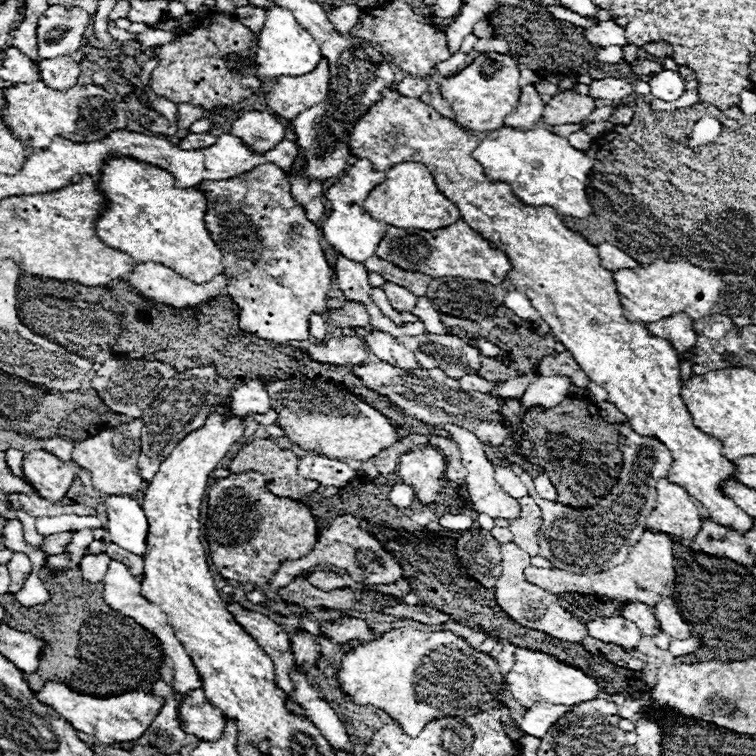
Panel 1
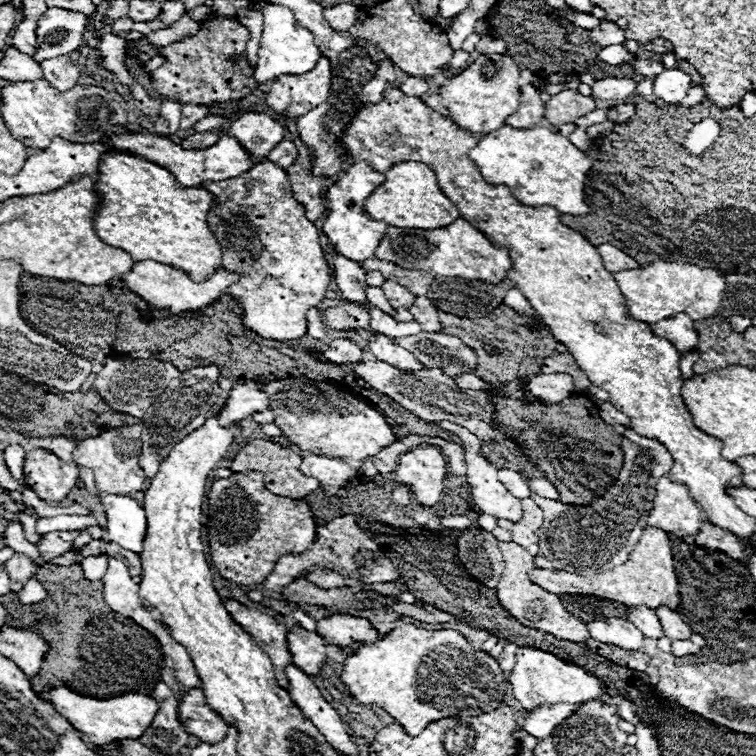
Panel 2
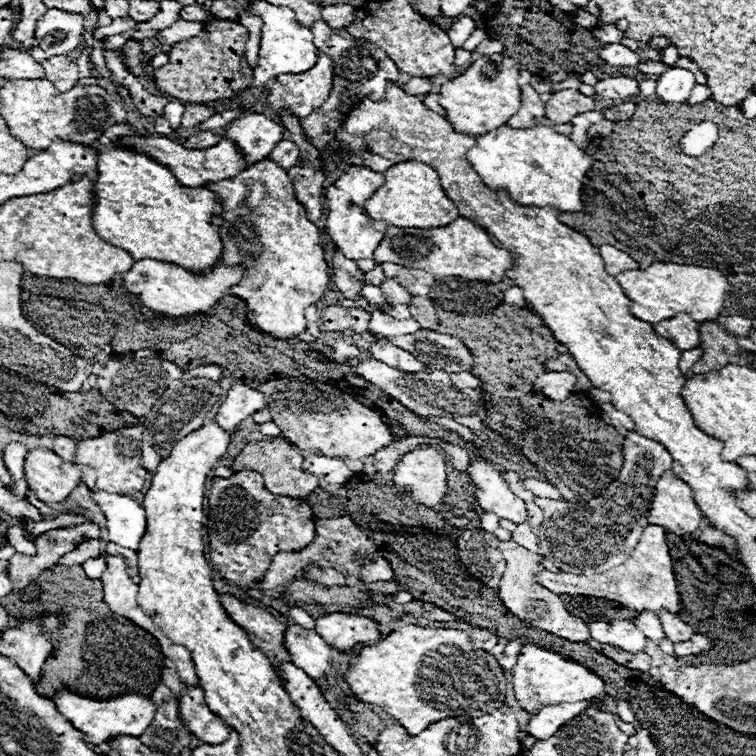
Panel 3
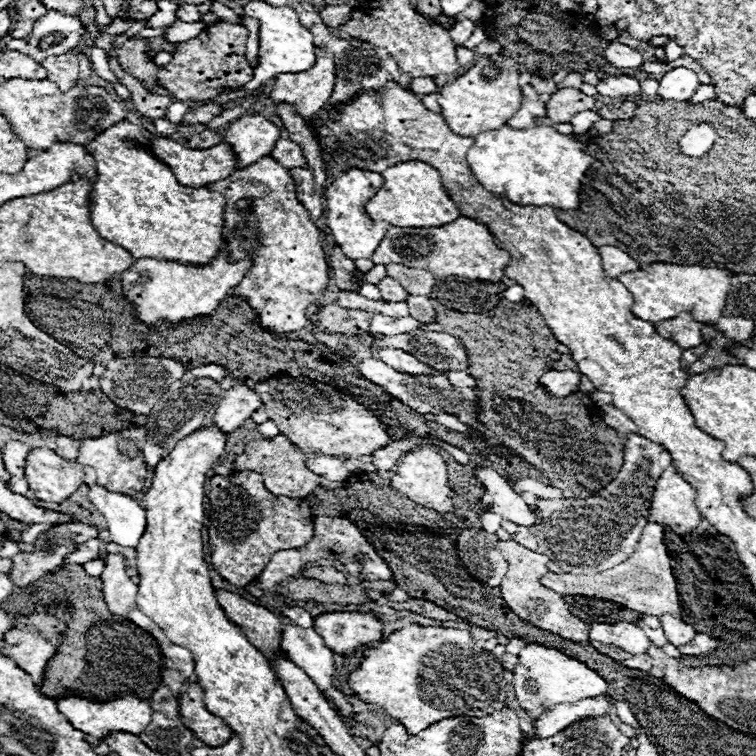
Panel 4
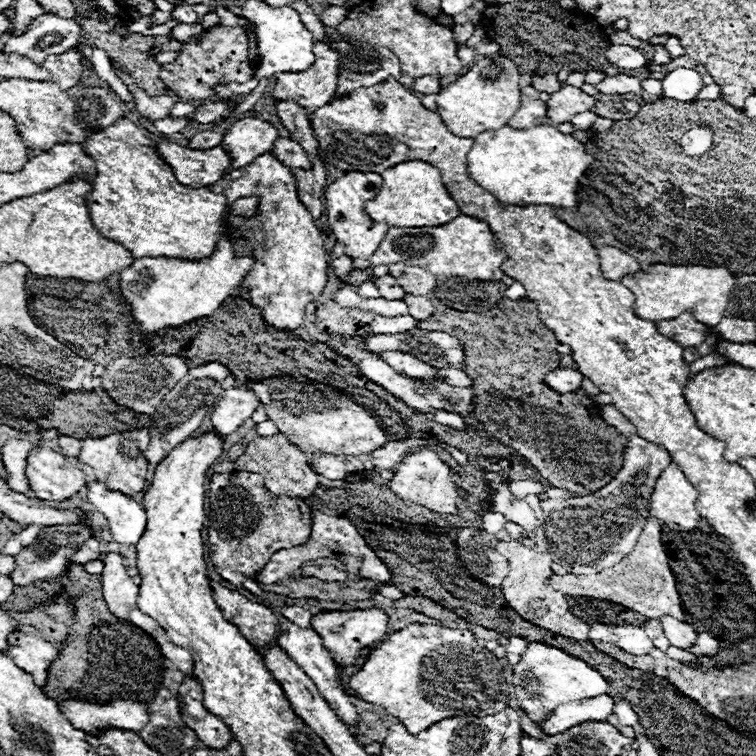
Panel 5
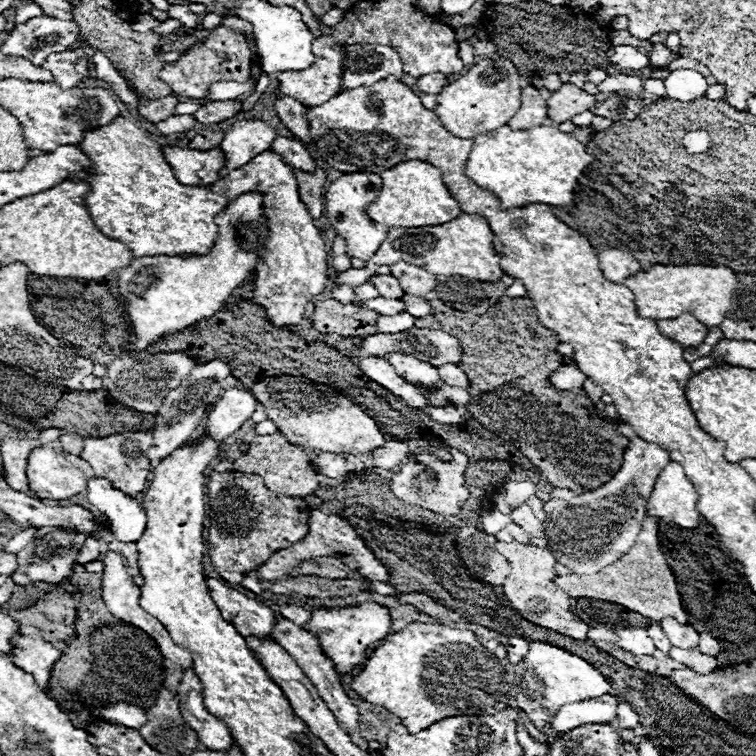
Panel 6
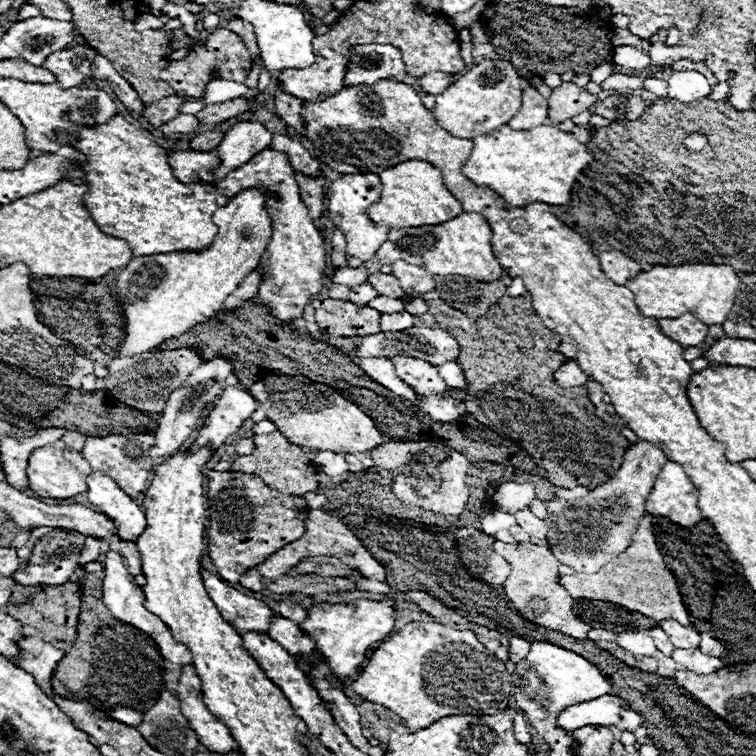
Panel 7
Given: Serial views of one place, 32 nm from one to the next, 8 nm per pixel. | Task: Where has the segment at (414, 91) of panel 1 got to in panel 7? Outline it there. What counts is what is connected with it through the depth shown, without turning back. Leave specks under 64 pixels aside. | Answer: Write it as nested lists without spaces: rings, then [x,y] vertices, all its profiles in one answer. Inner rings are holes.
[[[432,72],[432,74],[418,78],[418,86],[426,94],[442,94],[452,82],[454,82],[454,78],[450,74],[444,74],[444,72]]]

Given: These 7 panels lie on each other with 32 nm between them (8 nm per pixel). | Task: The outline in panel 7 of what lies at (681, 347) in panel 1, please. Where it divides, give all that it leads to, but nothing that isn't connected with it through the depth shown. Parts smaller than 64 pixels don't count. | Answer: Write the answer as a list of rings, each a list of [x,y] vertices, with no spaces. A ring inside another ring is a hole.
[[[682,314],[678,318],[664,318],[664,320],[658,320],[658,326],[660,330],[676,340],[678,344],[682,344],[684,348],[688,346],[698,346],[706,340],[708,336],[708,326],[702,324],[696,316],[692,314]]]

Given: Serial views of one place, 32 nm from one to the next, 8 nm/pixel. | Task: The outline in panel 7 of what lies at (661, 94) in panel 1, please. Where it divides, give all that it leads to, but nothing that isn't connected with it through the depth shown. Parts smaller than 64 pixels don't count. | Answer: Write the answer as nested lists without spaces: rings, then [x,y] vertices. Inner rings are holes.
[[[694,70],[672,72],[666,82],[668,82],[668,98],[680,100],[684,104],[706,98],[710,94],[708,80],[700,72],[694,72]]]

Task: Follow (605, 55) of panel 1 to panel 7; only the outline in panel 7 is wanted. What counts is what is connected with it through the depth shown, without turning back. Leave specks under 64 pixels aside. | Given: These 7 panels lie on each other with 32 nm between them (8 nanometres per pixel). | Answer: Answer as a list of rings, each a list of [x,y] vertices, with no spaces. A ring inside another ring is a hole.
[[[614,46],[612,48],[612,62],[620,64],[624,68],[632,68],[632,70],[644,70],[650,66],[650,58],[648,54],[644,54],[642,50],[634,48],[634,46]]]

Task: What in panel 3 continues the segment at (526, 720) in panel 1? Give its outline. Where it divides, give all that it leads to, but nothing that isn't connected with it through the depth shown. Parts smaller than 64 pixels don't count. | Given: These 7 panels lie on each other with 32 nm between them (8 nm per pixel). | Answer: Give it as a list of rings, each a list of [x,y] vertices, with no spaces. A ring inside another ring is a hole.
[[[590,700],[576,702],[576,704],[556,704],[556,706],[542,706],[538,714],[532,714],[528,720],[528,734],[546,740],[550,738],[562,724],[578,716],[578,712],[584,712]]]

